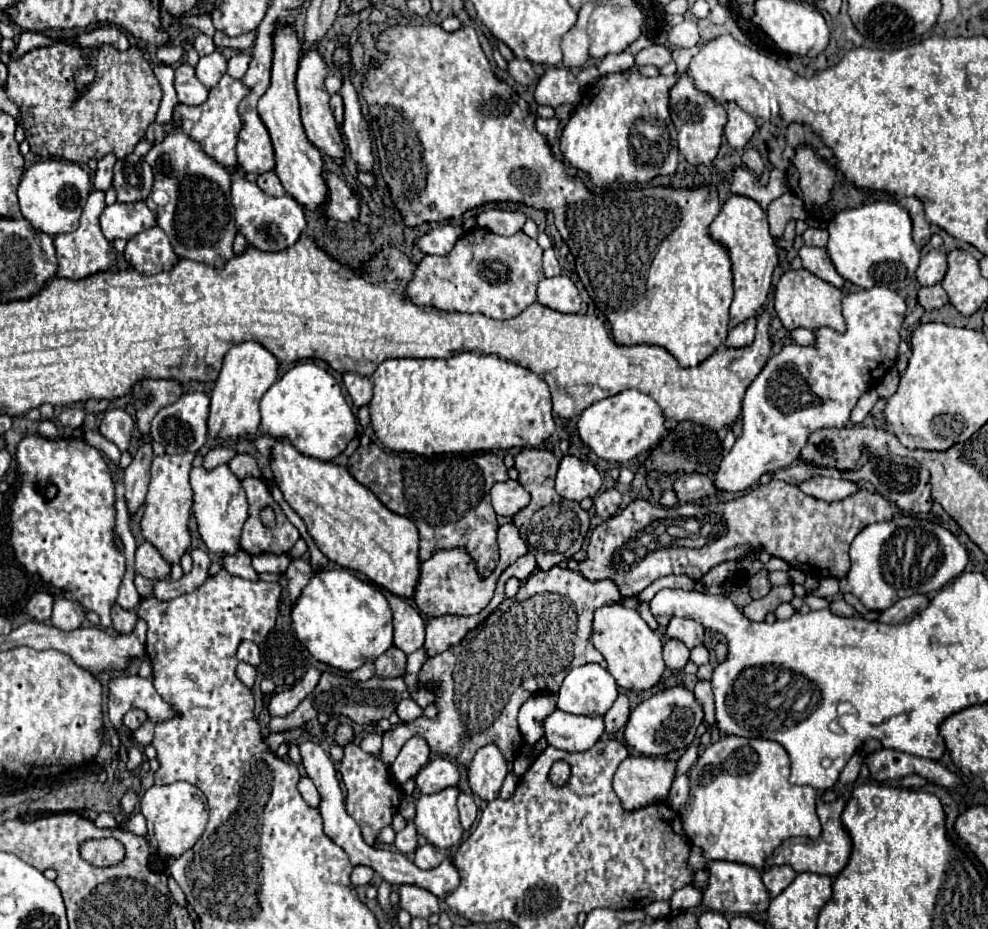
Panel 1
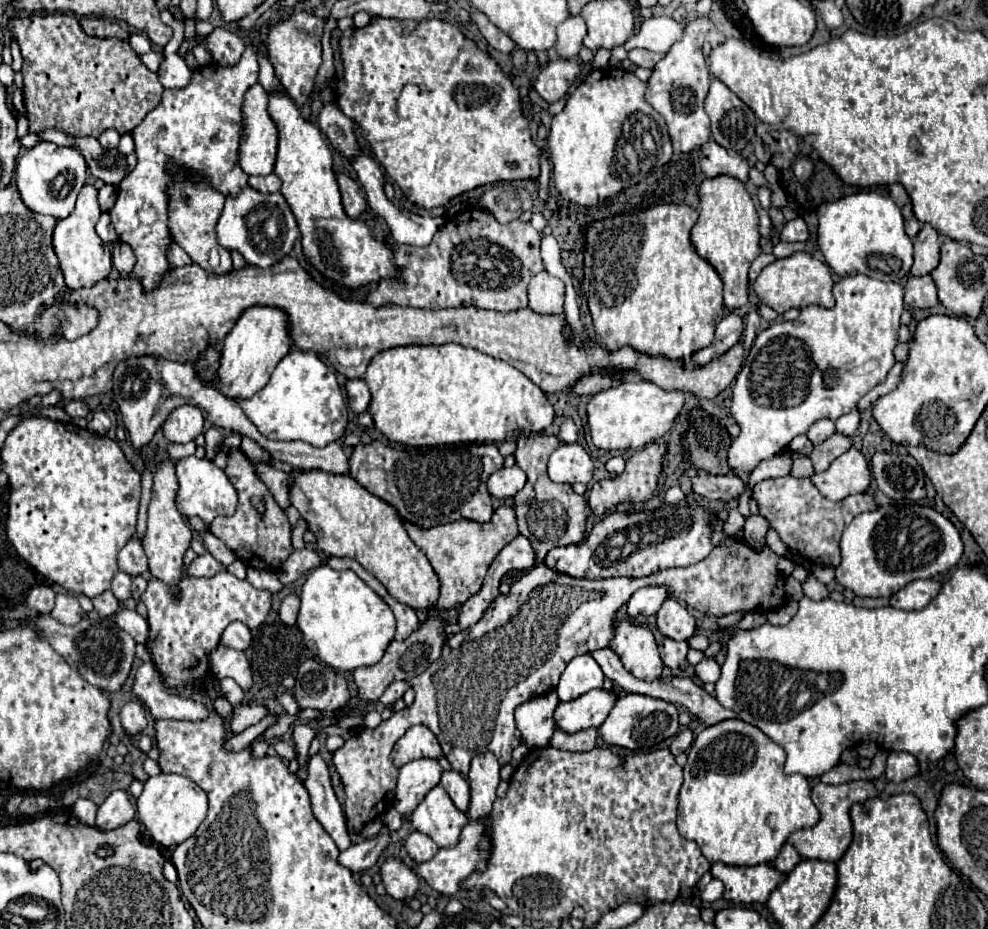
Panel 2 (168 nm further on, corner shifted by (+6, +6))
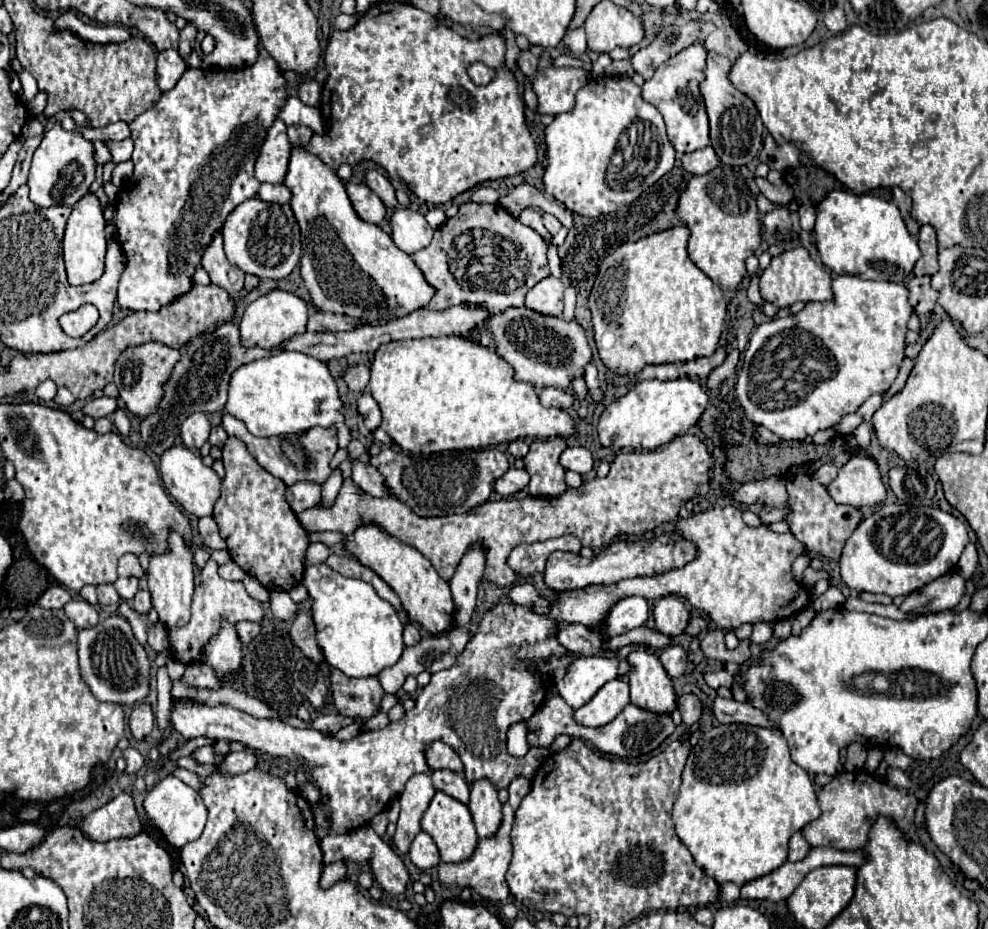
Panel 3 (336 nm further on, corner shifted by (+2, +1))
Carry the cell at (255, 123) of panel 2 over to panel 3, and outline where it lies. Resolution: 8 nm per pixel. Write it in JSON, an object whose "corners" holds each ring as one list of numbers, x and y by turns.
{"corners":[[277,118,259,150,259,158,255,164,257,180,283,184,289,158,291,158,291,144,287,138,287,126,283,124,283,120]]}

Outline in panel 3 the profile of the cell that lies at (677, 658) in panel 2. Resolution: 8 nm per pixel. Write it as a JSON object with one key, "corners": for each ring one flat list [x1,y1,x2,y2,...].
{"corners":[[673,644,669,648,665,648,661,654,659,654,659,660,665,668,665,672,671,676,671,678,679,678,683,672,685,672,685,664,687,664,687,654,681,646]]}

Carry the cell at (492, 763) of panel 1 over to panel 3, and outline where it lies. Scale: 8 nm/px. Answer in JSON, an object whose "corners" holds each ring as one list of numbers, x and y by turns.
{"corners":[[477,780,471,788,469,810,473,814,473,822,479,838,495,836,501,826,501,802,497,798,497,790,489,780]]}

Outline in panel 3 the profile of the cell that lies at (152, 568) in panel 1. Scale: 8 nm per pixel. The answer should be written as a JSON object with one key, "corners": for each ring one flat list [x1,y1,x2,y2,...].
{"corners":[[123,554,119,558,117,574,119,576,135,576,135,578,141,578,143,576,143,570,139,566,139,558,135,554]]}

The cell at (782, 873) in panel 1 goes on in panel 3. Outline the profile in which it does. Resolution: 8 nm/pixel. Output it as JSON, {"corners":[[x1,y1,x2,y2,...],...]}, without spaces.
{"corners":[[795,832,789,840,789,862,797,862,803,860,807,856,807,852,811,850,811,846,805,842,801,832]]}

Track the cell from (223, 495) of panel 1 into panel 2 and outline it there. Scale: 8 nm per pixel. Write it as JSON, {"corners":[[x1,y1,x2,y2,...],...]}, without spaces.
{"corners":[[195,455,177,461,177,479,179,479,179,493,177,493,177,509,181,515,191,517,197,515,203,519,205,527,213,523,215,517,229,517,237,509,237,489,229,483,225,471,221,471,209,459,197,459]]}

